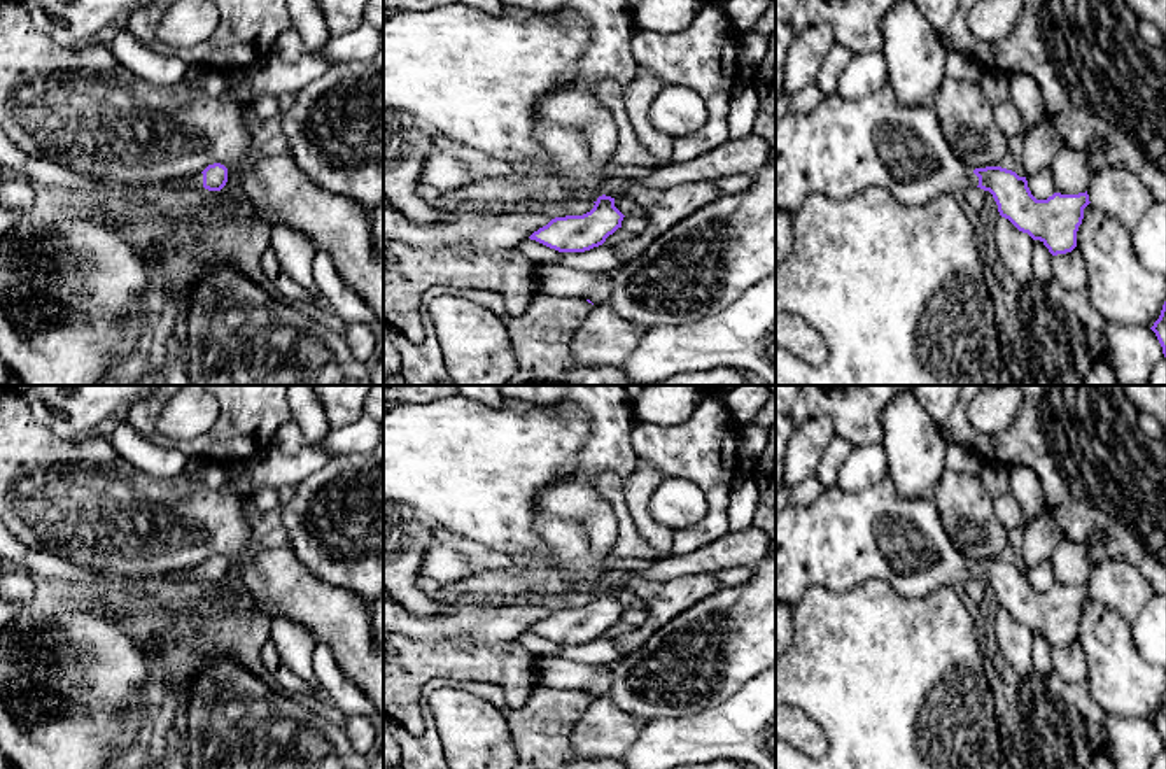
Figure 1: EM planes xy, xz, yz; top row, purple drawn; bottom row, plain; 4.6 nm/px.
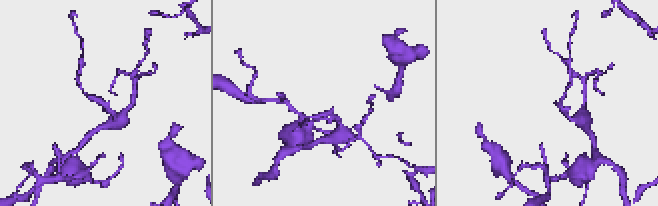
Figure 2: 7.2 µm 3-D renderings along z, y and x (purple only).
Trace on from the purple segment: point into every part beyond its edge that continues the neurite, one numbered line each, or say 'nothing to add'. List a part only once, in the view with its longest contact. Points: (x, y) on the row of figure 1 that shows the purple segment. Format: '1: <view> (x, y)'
1: yz (841, 146)

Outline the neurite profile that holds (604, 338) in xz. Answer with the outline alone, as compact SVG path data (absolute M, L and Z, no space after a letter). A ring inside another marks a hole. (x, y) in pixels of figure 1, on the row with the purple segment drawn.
M594 305L571 340L571 354L583 366L622 366L648 329L620 317L609 305Z

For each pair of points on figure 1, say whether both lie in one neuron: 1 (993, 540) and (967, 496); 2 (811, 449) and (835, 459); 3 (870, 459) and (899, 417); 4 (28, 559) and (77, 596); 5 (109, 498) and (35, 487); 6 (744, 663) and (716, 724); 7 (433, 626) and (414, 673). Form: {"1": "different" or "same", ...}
{"1": "same", "2": "different", "3": "different", "4": "different", "5": "same", "6": "different", "7": "different"}

